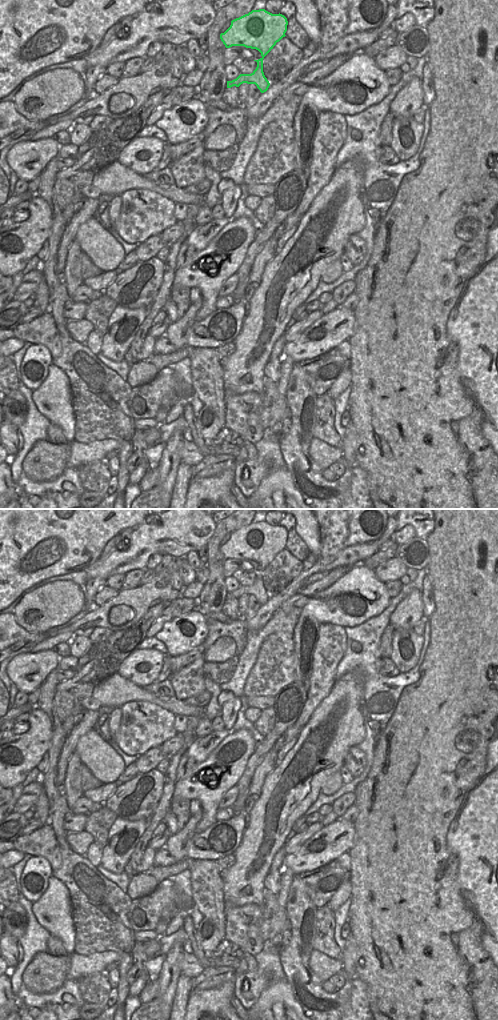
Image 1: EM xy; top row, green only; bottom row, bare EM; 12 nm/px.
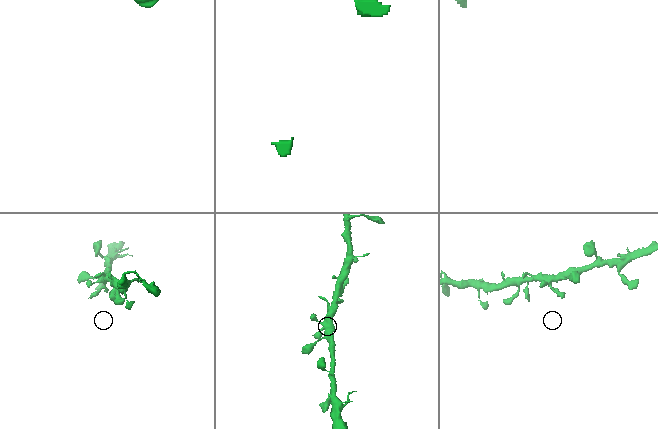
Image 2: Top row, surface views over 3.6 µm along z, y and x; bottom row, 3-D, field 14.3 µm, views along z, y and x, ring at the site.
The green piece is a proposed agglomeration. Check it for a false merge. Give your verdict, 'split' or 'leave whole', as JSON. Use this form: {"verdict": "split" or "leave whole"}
{"verdict": "leave whole"}

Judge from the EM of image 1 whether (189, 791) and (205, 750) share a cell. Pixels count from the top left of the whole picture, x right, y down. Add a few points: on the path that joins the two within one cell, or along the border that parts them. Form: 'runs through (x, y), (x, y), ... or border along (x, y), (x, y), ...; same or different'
border along (217, 746), (204, 760), (197, 764); different

